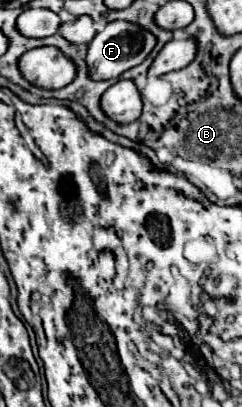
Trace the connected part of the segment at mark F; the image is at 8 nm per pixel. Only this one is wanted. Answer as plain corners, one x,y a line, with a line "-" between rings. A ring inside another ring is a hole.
111,22
107,24
87,46
85,52
85,62
89,68
89,76
91,80
109,80
109,78
117,78
119,74
123,74
125,70
141,64
147,54
153,50
155,46
155,36
149,34
147,30
139,28
137,24
131,22

